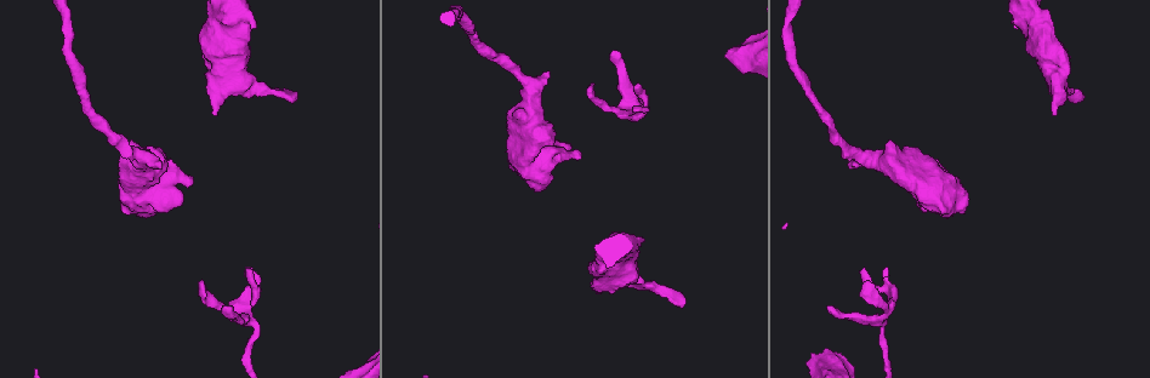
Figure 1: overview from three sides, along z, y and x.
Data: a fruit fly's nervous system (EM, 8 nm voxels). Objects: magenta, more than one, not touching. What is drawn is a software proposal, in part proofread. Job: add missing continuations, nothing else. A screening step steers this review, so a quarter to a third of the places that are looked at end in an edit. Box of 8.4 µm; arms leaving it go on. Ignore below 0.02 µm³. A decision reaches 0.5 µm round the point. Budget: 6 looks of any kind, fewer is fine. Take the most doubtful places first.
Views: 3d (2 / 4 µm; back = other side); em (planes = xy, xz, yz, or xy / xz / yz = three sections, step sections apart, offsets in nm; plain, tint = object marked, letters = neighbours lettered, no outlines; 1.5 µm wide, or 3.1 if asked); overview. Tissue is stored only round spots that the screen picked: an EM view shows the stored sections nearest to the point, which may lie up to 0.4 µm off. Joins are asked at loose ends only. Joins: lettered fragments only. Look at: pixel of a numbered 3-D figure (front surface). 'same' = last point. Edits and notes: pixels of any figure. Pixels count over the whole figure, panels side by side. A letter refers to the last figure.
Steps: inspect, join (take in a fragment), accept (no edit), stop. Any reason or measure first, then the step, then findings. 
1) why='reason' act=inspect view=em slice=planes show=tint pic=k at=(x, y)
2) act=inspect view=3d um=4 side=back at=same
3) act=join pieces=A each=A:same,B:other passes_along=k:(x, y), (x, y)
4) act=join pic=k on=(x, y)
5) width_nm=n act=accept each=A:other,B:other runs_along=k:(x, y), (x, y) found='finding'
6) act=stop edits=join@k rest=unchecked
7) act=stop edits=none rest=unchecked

why='free end' act=inspect view=em slice=yz step=8 show=tint pic=1 at=(587, 90)

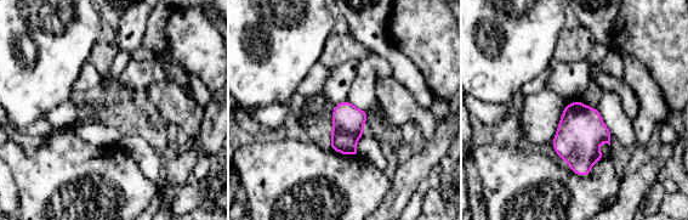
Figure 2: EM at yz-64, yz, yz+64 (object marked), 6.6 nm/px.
why='cut it another way' act=inspect view=em slice=planes show=letters at=same

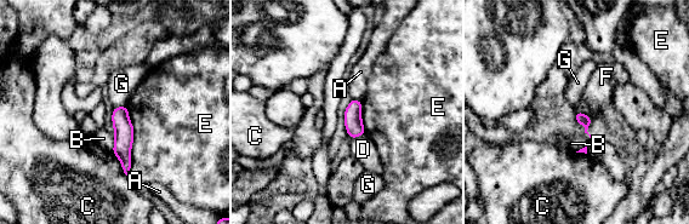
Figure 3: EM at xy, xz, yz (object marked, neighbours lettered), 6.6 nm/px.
longest_contact=E:460nm act=accept each=A:other,B:other,C:other,D:other,E:other,F:other,G:other border=3:(126, 105), (114, 108) found='none of them fits'

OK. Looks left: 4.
why='an open end' act=inspect view=em slice=planes show=plain pic=1 at=(296, 99)

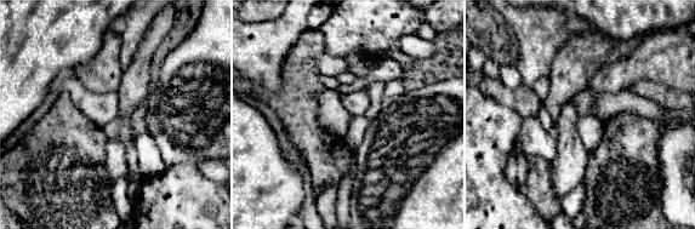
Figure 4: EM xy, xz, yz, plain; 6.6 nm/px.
act=inspect view=em slice=planes show=letters at=same

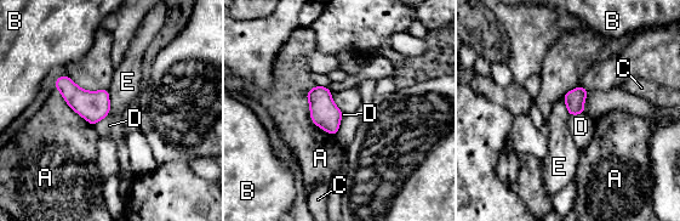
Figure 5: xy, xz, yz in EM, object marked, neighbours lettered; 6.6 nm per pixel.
act=accept each=A:other,B:other,C:other,D:other,E:other border=5:(108, 114), (93, 125) found='no lettered fragment goes on from it'

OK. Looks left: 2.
why='thick end' act=inspect view=3d um=4 pic=1 at=(852, 167)

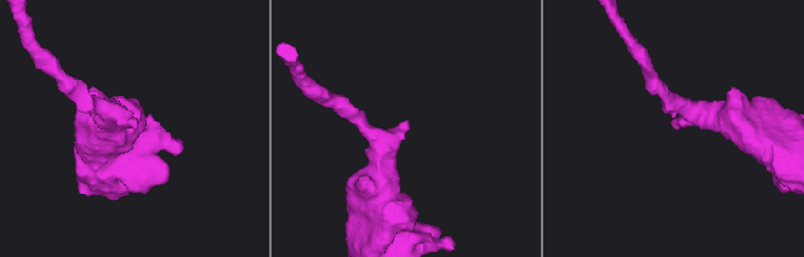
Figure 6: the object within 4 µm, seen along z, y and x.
why='now the EM' act=inspect view=em slice=planes show=letters pic=6 at=(133, 127)

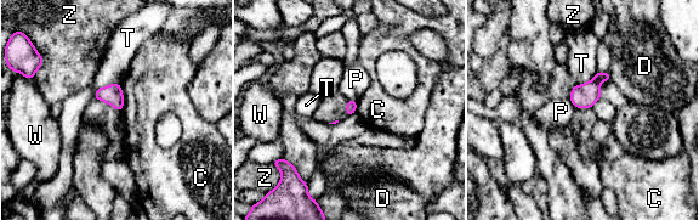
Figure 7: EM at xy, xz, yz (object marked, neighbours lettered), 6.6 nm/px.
act=accept each=C:other,D:other,P:other,T:other,W:other,Z:other border=7:(120, 84), (123, 94), (121, 111) found='no lettered fragment goes on from it'

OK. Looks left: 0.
act=stop edits=none rest=unchecked

